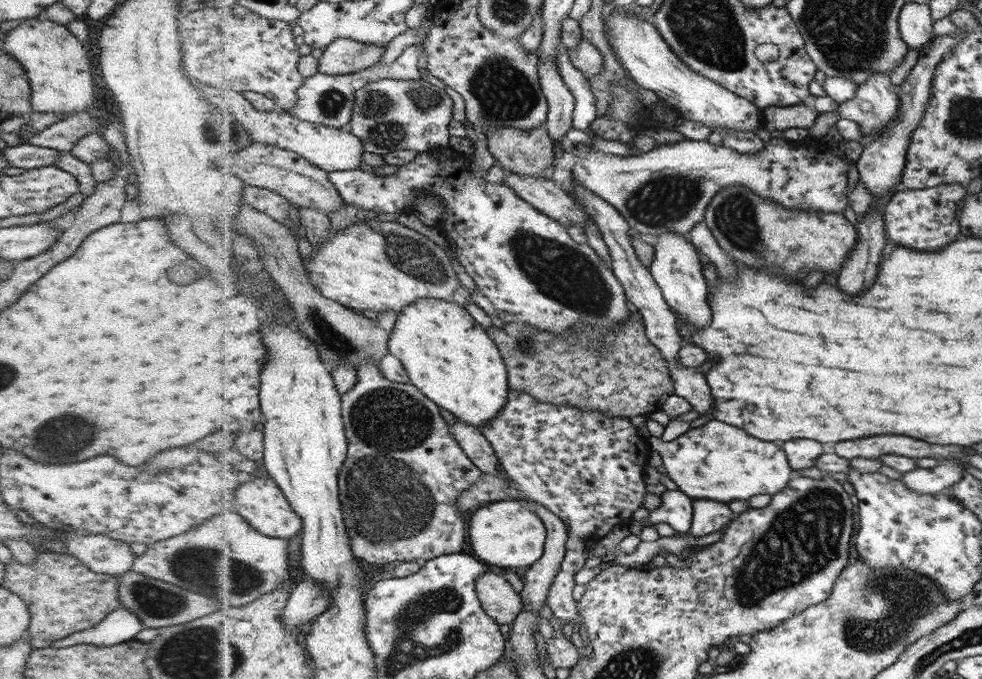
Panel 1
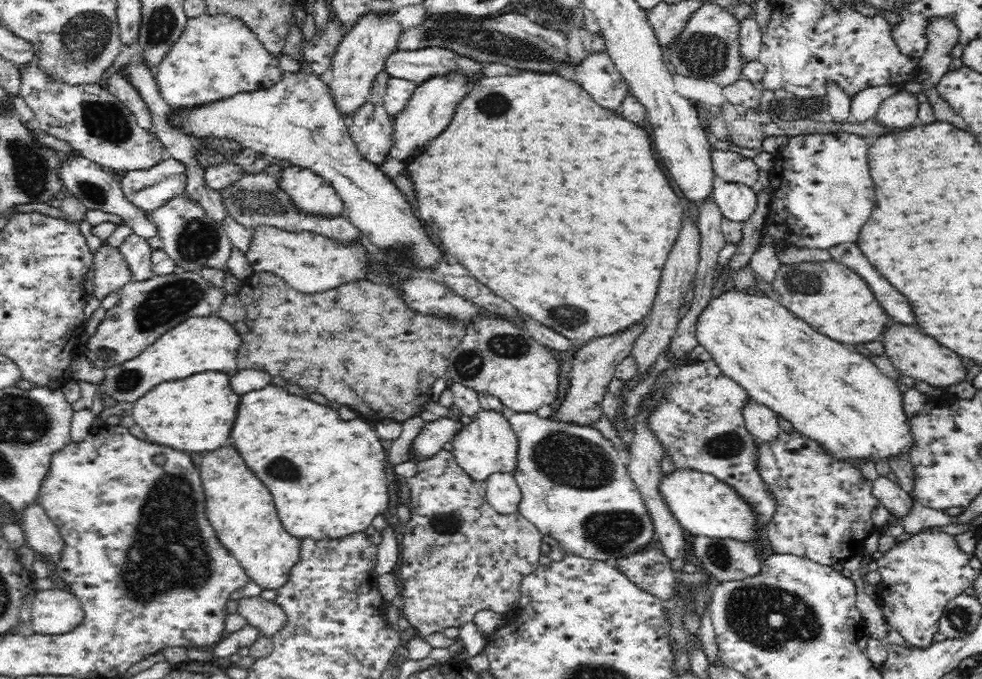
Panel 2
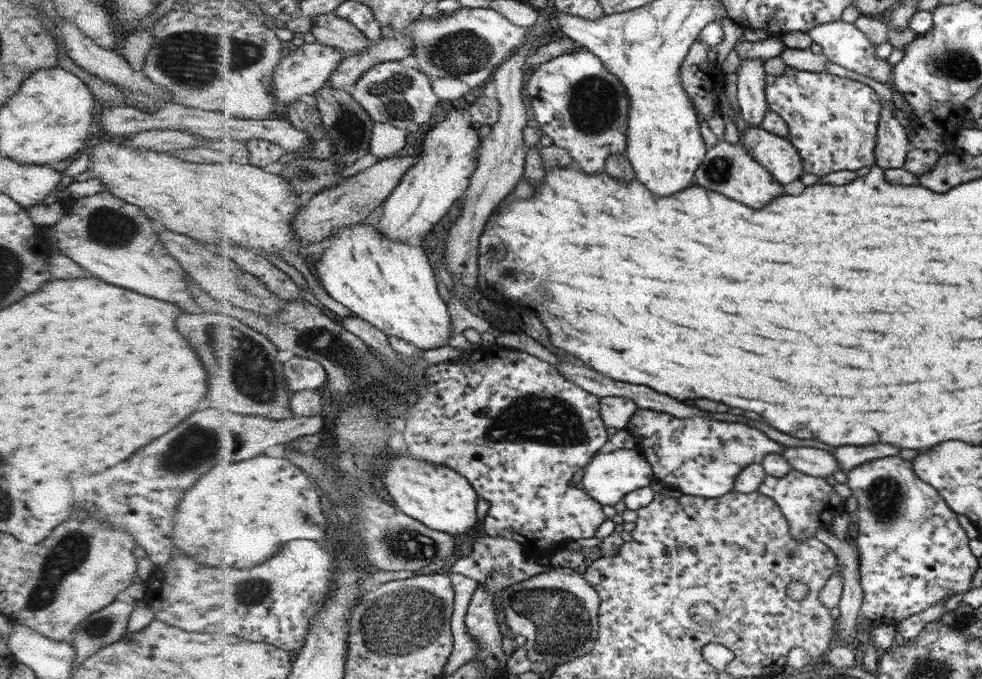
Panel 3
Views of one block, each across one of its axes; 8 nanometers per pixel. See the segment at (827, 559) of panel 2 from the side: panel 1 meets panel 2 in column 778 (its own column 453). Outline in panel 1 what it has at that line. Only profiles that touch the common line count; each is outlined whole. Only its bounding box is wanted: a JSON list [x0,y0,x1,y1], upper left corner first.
[340,362,481,565]

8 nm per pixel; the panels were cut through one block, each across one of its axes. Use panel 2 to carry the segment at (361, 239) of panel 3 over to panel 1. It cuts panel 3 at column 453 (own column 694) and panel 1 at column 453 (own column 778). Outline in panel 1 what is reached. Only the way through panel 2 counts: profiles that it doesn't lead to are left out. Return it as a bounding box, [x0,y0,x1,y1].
[391,298,510,429]

